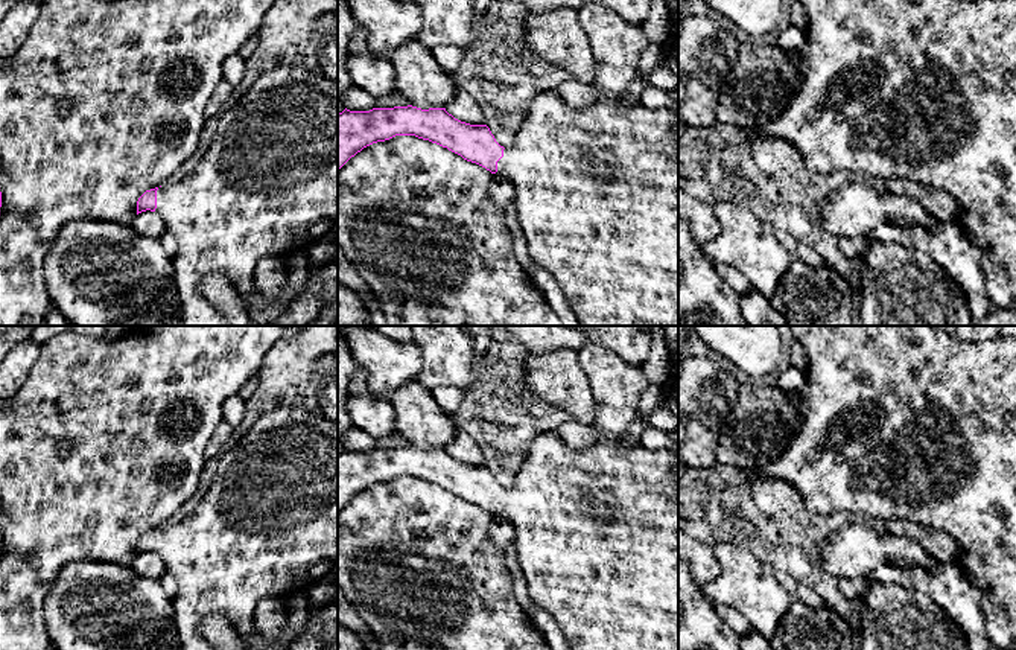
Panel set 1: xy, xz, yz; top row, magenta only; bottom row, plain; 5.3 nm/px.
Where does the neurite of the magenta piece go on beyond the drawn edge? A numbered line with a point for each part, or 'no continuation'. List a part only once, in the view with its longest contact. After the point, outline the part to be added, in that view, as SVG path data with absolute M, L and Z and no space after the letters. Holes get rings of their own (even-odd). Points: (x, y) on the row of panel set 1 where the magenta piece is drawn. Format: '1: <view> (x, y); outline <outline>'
1: xy (268, 184); outline M278 65L265 72L239 99L233 100L222 110L211 145L198 161L196 167L183 180L158 187L155 212L163 218L167 231L170 231L178 242L173 266L181 309L181 326L230 326L222 312L205 297L202 291L201 285L205 276L210 272L222 272L234 286L245 309L248 311L251 307L251 295L256 288L254 269L262 257L289 257L297 253L304 253L315 242L332 236L332 231L338 224L338 81L333 81L319 72L297 65Z

